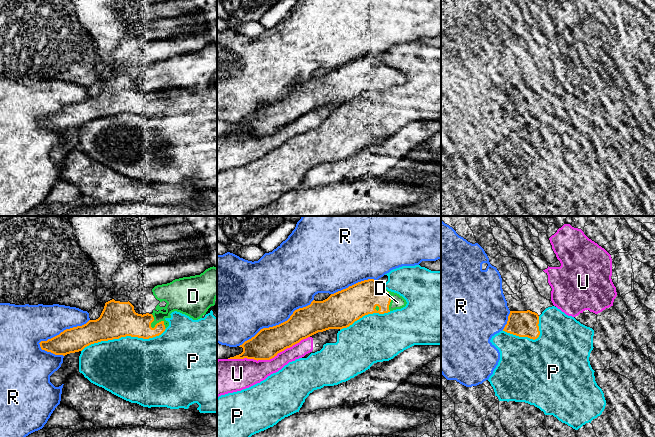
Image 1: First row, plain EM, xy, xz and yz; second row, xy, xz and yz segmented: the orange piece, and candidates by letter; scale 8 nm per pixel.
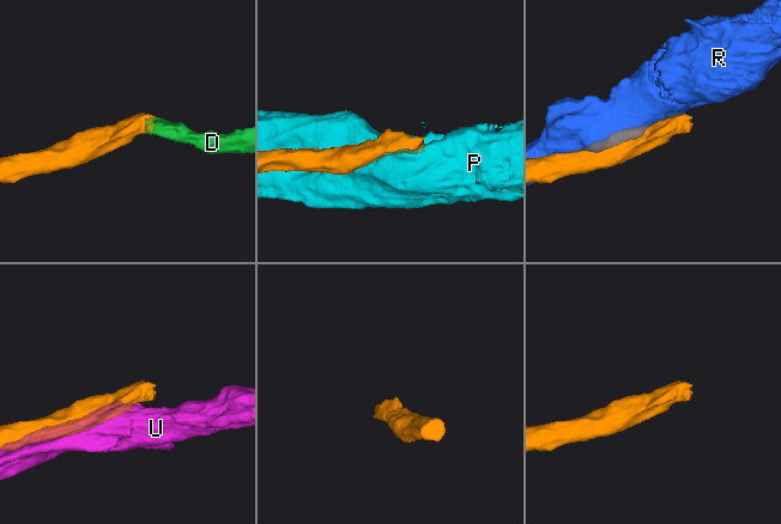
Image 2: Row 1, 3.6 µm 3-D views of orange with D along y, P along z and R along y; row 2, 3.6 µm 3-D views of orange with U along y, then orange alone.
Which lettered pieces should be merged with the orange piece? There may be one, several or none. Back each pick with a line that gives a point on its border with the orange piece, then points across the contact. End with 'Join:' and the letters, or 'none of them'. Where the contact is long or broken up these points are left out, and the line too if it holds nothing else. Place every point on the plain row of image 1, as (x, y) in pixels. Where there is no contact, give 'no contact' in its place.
D: contact xy (155, 102)
Join: D

